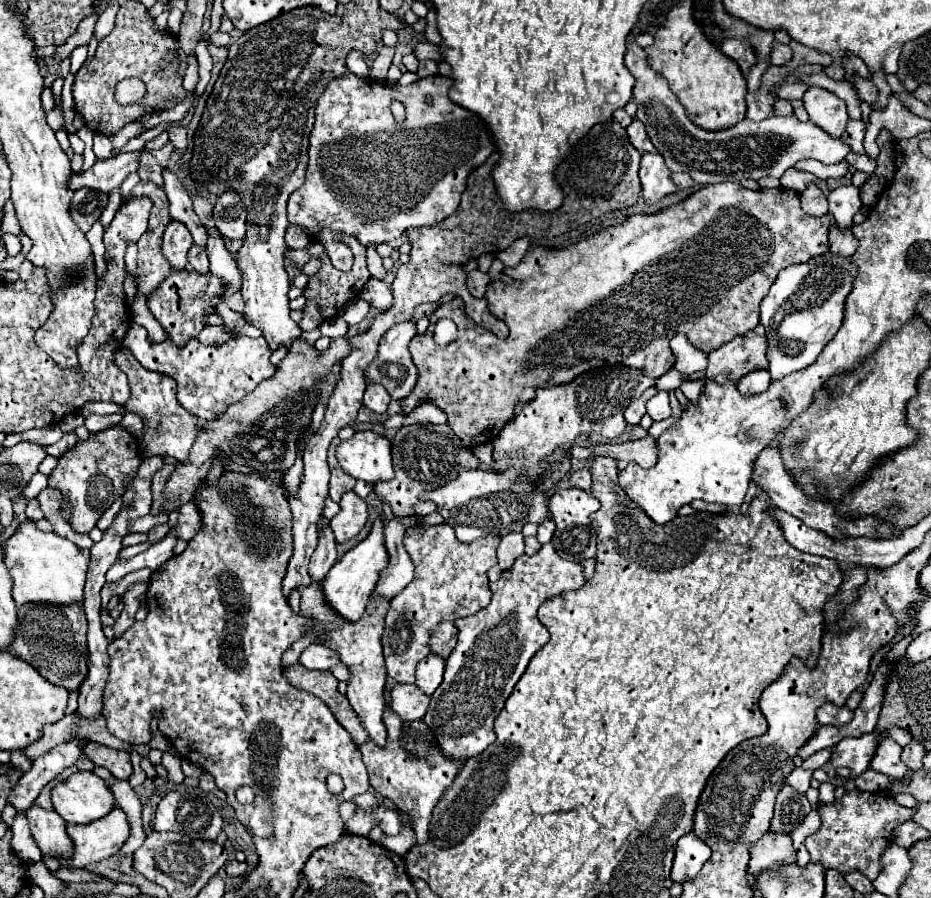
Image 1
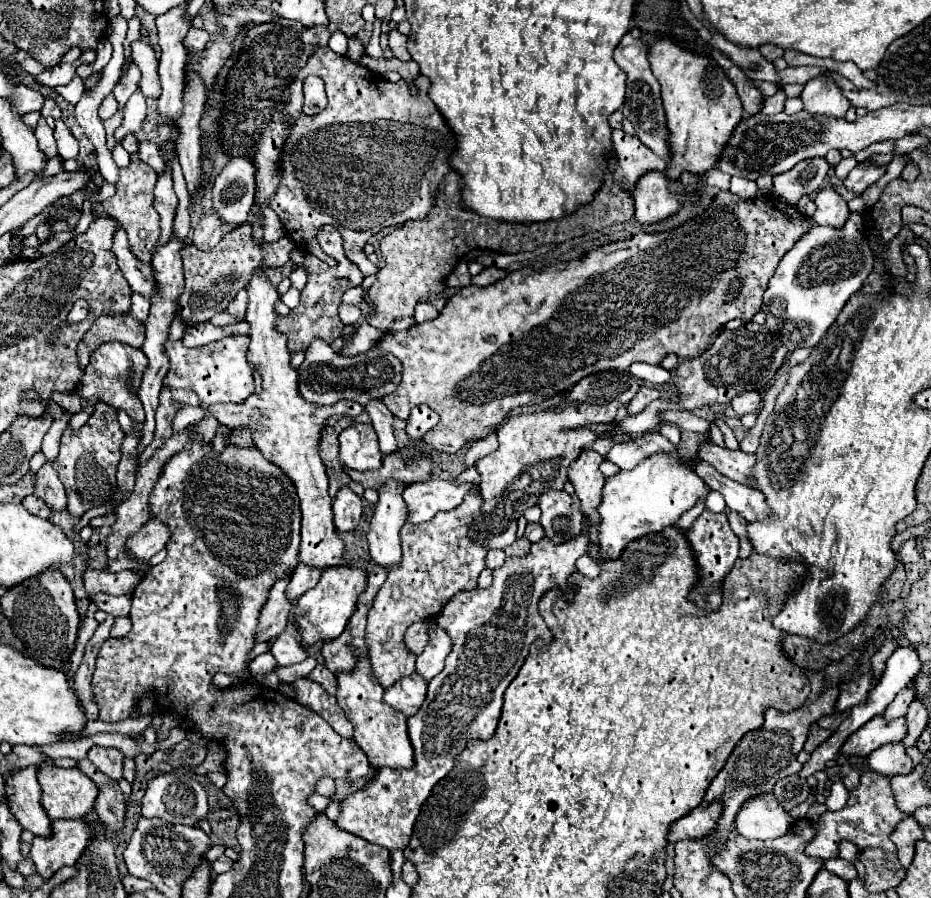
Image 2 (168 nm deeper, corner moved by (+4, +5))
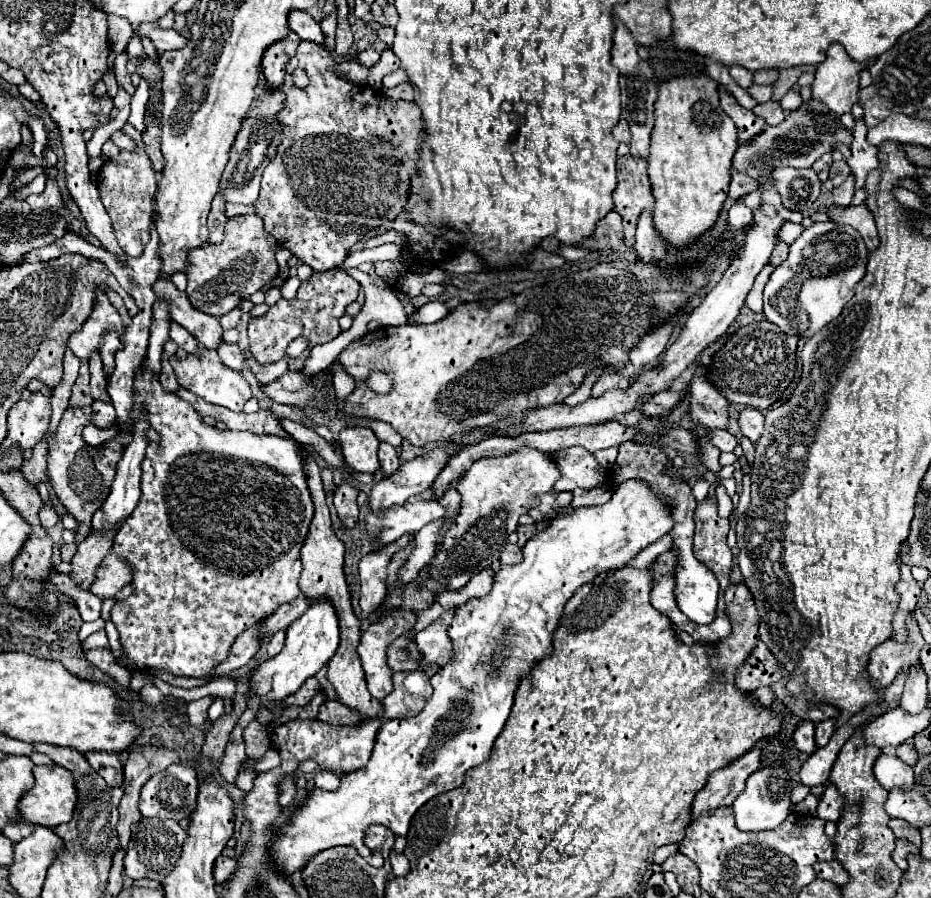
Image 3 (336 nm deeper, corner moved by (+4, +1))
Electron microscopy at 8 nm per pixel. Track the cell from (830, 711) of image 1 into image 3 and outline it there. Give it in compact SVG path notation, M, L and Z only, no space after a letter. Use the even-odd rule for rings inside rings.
M823 720L815 726L815 744L821 748L825 746L835 732L835 720Z

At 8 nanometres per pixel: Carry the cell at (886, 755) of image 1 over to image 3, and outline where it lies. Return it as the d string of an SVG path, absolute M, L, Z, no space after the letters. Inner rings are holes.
M881 754L873 764L873 772L877 782L887 790L913 788L913 768L895 754Z

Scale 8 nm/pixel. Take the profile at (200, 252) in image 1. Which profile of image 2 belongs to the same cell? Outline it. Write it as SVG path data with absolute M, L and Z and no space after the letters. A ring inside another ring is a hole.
M211 212L211 214L205 214L201 222L195 226L193 244L201 250L211 250L219 244L221 236L223 236L223 220L215 216L215 212Z

